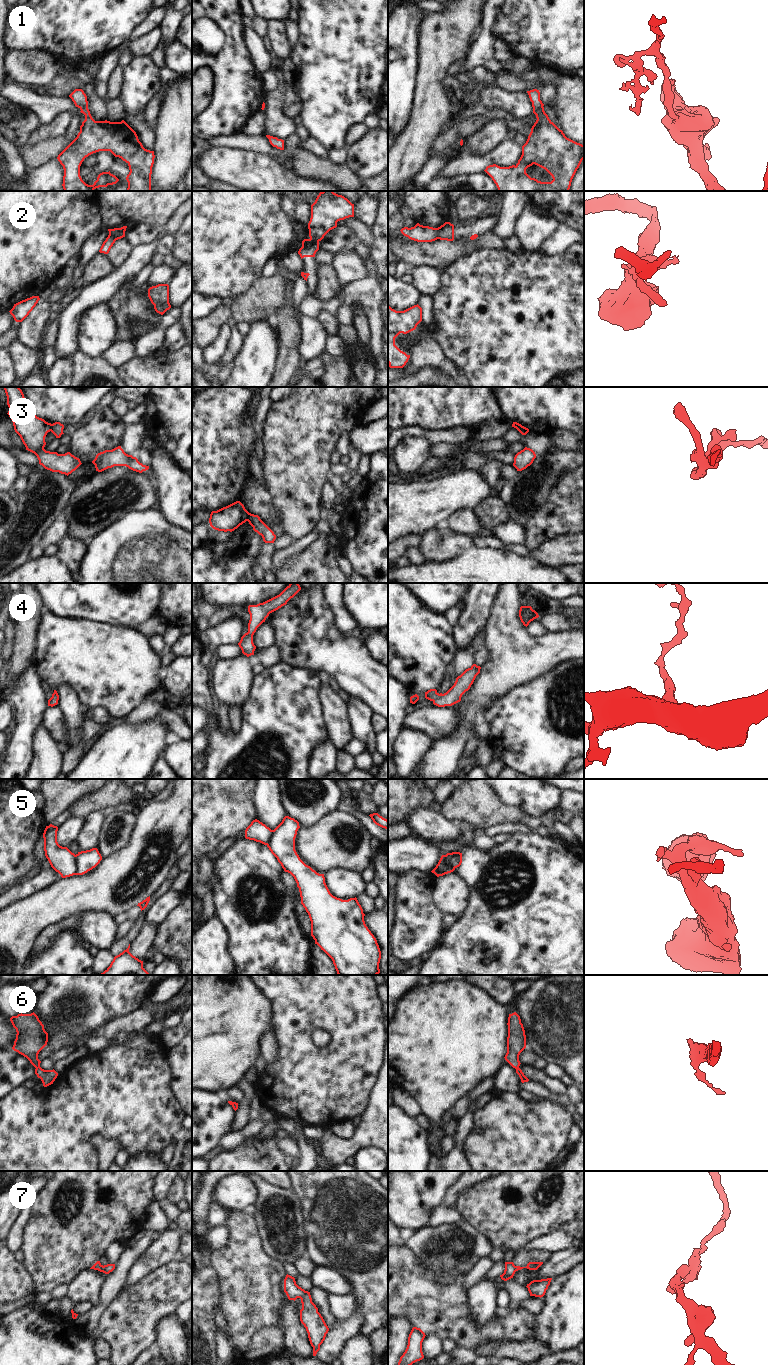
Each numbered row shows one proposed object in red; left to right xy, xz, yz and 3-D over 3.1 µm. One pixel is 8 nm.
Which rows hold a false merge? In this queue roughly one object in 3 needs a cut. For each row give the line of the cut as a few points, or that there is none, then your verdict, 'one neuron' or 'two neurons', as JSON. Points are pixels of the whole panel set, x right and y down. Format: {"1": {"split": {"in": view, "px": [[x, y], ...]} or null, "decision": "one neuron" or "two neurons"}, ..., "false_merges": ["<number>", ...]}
{"1": {"split": null, "decision": "one neuron"}, "2": {"split": {"in": "xy", "px": [[118, 228], [115, 233], [115, 239]]}, "decision": "two neurons"}, "3": {"split": {"in": "xz", "px": [[249, 513], [246, 520]]}, "decision": "two neurons"}, "4": {"split": null, "decision": "one neuron"}, "5": {"split": {"in": "xy", "px": [[76, 855], [76, 872], [74, 874]]}, "decision": "two neurons"}, "6": {"split": null, "decision": "one neuron"}, "7": {"split": null, "decision": "one neuron"}, "false_merges": ["2", "3", "5"]}

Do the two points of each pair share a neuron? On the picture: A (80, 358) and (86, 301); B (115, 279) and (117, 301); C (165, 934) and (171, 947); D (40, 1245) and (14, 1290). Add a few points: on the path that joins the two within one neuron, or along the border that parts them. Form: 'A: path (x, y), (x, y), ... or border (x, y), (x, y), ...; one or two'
A: border (78, 349), (74, 352); two
B: border (131, 279), (108, 301); two
C: path (168, 937), (171, 940), (171, 944); one
D: border (22, 1261), (33, 1277), (36, 1290); two

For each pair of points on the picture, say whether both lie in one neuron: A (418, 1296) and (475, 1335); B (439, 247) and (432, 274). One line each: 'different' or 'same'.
A: same
B: different

